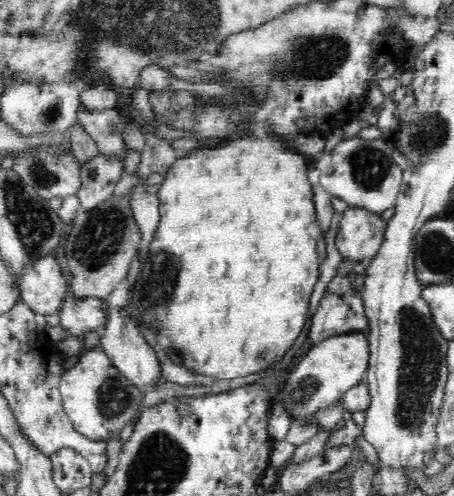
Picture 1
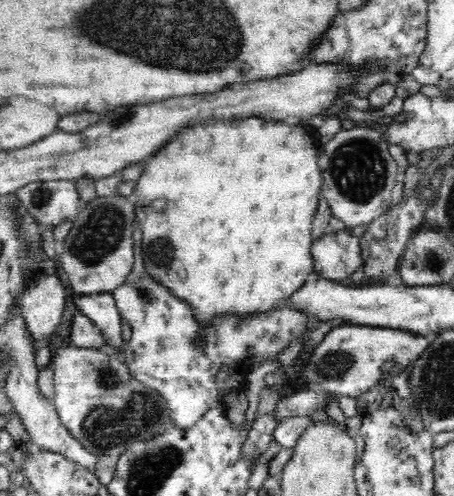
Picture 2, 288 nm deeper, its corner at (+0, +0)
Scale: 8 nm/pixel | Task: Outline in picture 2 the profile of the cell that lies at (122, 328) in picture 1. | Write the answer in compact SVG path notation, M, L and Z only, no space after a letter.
M112 292L108 294L94 294L94 296L80 296L76 300L78 312L84 312L104 336L106 348L122 346L122 314L116 306L116 298Z

